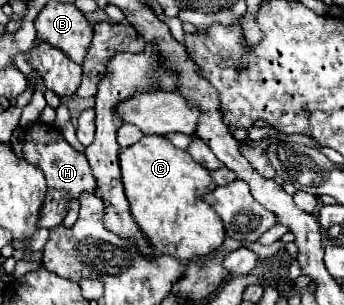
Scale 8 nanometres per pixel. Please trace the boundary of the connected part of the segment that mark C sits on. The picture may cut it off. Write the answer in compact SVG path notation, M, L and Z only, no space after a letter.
M144 136L138 144L126 148L120 152L120 166L122 166L122 182L124 192L130 204L130 214L134 216L136 224L144 232L144 236L150 240L150 244L162 252L170 254L172 258L178 258L182 264L188 264L192 258L202 258L214 250L218 250L224 244L224 226L214 208L206 202L202 202L202 194L216 188L210 172L202 168L198 162L186 154L186 150L174 148L164 136Z

